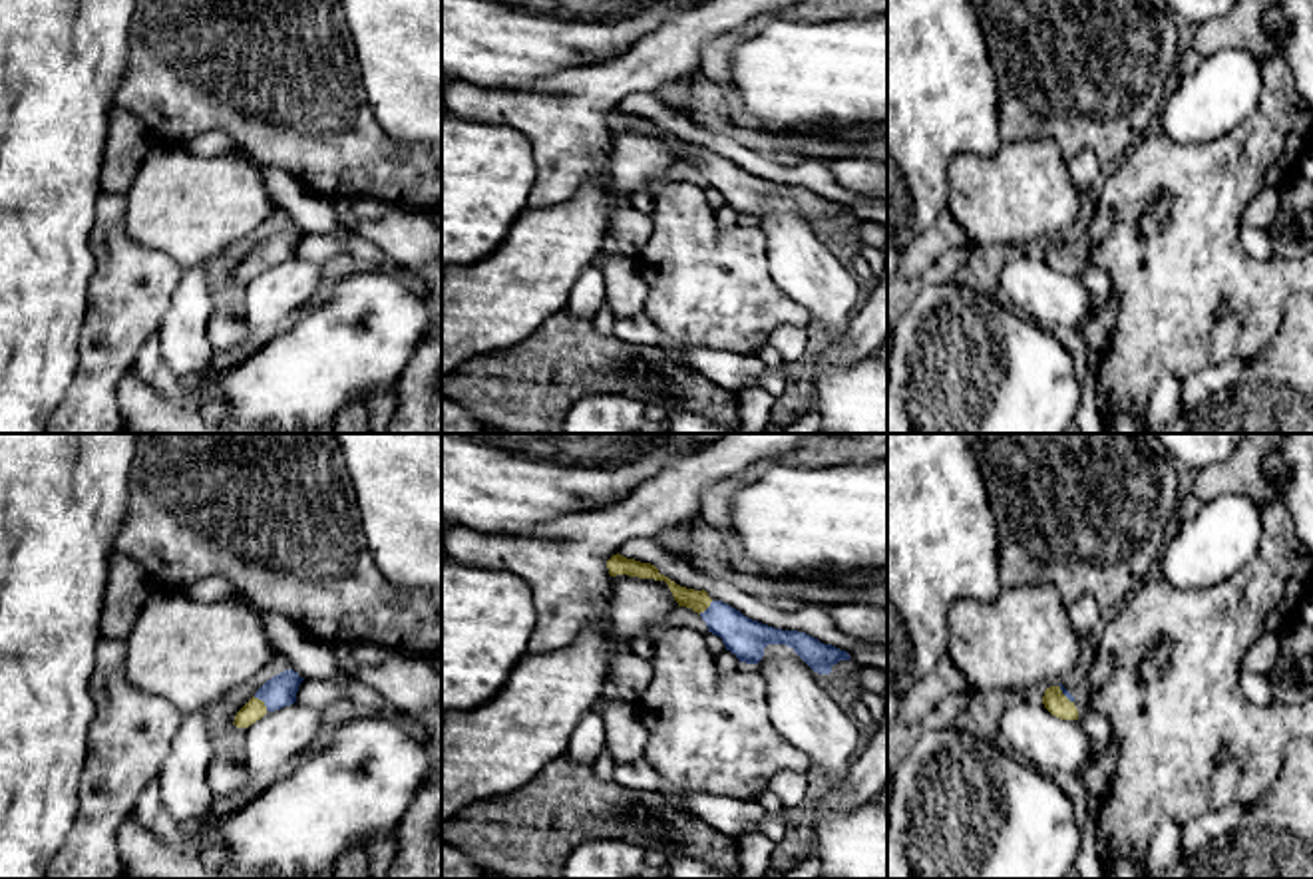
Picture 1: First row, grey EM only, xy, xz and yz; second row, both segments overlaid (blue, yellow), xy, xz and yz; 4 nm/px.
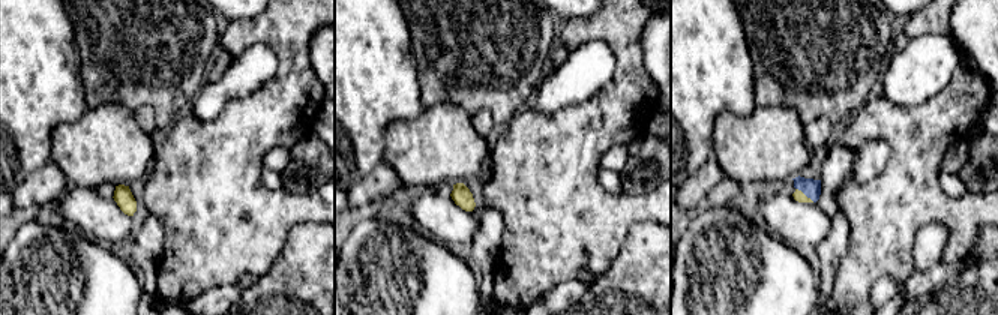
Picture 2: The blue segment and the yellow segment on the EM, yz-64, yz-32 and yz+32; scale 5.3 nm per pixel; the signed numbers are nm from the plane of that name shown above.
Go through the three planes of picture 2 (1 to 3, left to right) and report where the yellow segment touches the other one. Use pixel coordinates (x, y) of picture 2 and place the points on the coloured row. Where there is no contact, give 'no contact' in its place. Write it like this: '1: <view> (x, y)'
1: no contact
2: no contact
3: yz+32 (805, 194)

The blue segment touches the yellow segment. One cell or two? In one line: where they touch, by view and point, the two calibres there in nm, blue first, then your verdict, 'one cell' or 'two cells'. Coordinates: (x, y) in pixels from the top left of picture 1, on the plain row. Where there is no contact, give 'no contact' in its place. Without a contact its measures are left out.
contact xy (261, 253); calibres 130 and 90 nm; one cell

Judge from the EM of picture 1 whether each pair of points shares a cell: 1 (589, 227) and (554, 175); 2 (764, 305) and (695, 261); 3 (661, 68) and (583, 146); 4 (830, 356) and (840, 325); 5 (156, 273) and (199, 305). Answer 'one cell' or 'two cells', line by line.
1: two cells
2: one cell
3: one cell
4: two cells
5: two cells

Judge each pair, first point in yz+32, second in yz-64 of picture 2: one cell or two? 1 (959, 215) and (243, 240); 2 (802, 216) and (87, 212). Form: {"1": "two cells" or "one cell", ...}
{"1": "one cell", "2": "one cell"}

